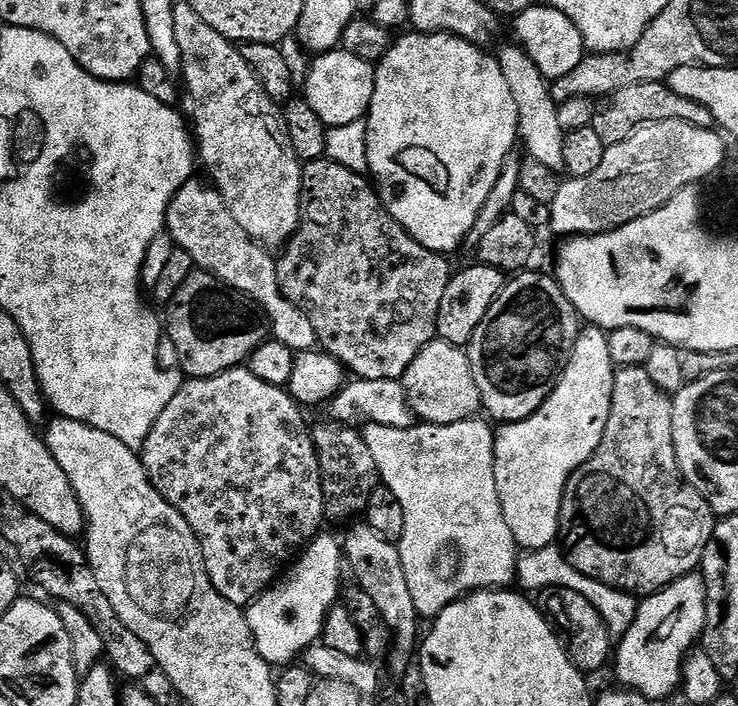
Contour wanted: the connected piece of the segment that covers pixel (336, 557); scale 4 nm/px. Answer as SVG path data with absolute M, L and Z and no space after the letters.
M321 534L299 553L295 563L271 588L247 605L248 625L256 649L268 664L291 665L295 656L296 659L303 657L321 639L327 614L338 604L336 595L340 592L340 571L345 571L345 568L346 557L341 541Z

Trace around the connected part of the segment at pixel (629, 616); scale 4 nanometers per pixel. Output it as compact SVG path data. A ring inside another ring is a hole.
M556 544L525 553L517 561L517 581L524 587L530 590L538 590L538 592L550 588L564 588L578 591L582 594L582 598L590 598L594 610L598 610L598 614L602 614L602 618L608 623L608 633L614 638L624 636L630 630L630 626L636 617L638 600L633 593L608 587L597 579L582 575L568 560L567 553Z

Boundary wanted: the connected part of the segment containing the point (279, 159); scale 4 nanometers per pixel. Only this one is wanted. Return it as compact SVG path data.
M180 2L176 6L176 22L179 39L183 44L182 76L186 88L192 92L204 92L196 108L194 136L198 141L198 156L212 171L211 179L220 189L234 218L251 236L272 250L287 245L300 228L302 197L304 195L304 164L288 137L278 106L260 85L256 72L246 62L243 51L233 41L214 30L192 9L191 3Z

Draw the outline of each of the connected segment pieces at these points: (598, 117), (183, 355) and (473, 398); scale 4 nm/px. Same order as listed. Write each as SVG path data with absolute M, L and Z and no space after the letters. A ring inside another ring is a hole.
M654 80L622 86L620 90L614 90L608 96L599 97L590 127L607 146L630 138L630 134L644 124L666 120L682 120L703 128L713 127L714 124L710 110L706 110L706 106L690 98L682 98L682 94L674 94L674 90L668 87L667 83Z
M203 270L192 271L166 306L166 312L166 334L174 346L178 346L180 368L192 378L217 376L231 368L247 365L251 355L272 336L272 319L257 300L229 284L223 284L214 274Z
M445 340L430 341L418 358L410 362L402 383L413 412L423 423L453 424L473 419L481 411L480 391L474 382L467 351Z

